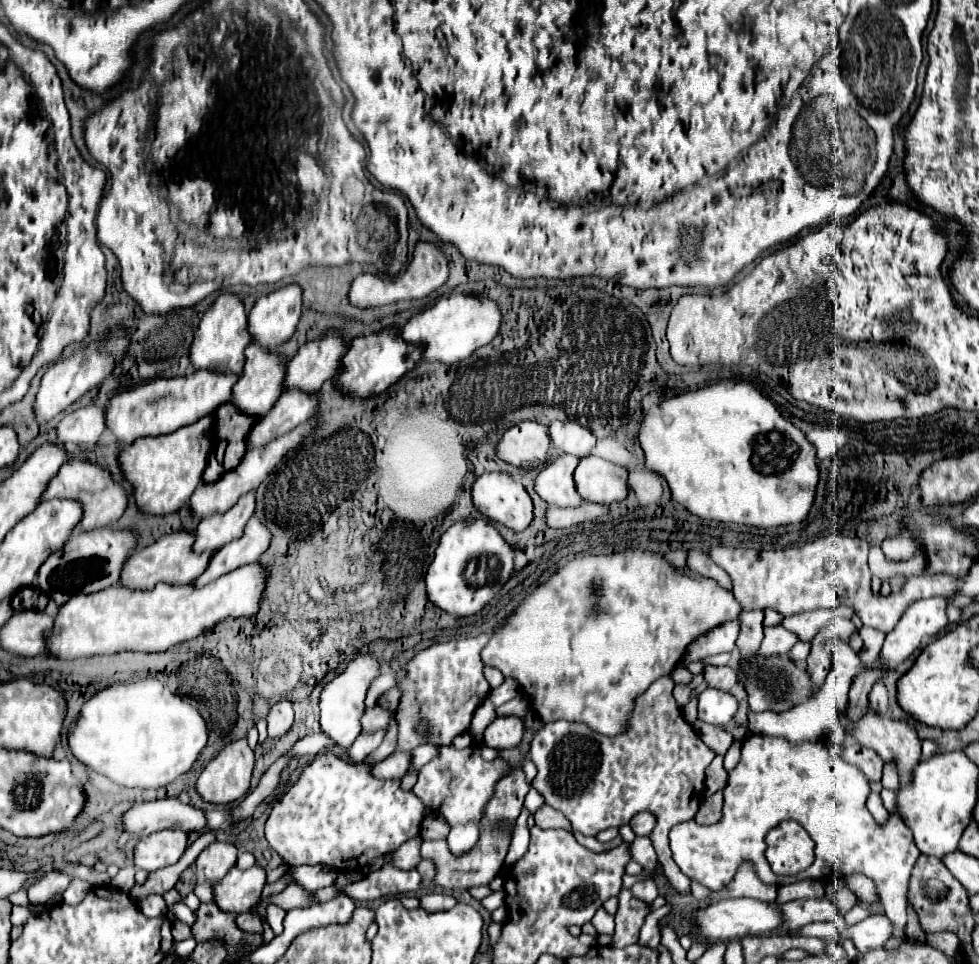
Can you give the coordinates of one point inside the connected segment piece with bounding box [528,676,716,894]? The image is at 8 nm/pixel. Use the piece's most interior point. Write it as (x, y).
(657, 765)

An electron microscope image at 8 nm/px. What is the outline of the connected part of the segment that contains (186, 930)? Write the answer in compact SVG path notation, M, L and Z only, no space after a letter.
M178 919L172 923L172 933L175 933L174 938L178 941L183 941L191 938L190 927Z

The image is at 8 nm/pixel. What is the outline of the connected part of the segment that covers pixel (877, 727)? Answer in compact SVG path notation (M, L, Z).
M848 706L846 710L840 714L840 722L844 726L844 734L854 738L858 744L876 750L884 762L896 762L898 766L898 774L900 774L900 784L908 784L910 782L910 772L912 768L918 764L920 760L920 738L916 734L914 724L910 722L900 722L900 720L892 720L890 716L878 716L872 708L866 710L866 714L858 720L850 720L848 718Z

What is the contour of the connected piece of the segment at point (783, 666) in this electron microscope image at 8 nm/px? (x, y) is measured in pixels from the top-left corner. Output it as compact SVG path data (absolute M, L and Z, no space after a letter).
M754 654L746 662L740 662L738 678L740 678L742 688L748 694L748 702L750 702L752 712L764 712L764 710L786 712L786 710L792 710L794 706L806 702L812 696L810 674L806 672L806 668L800 668L788 656L774 654L770 658L764 658L764 656Z

